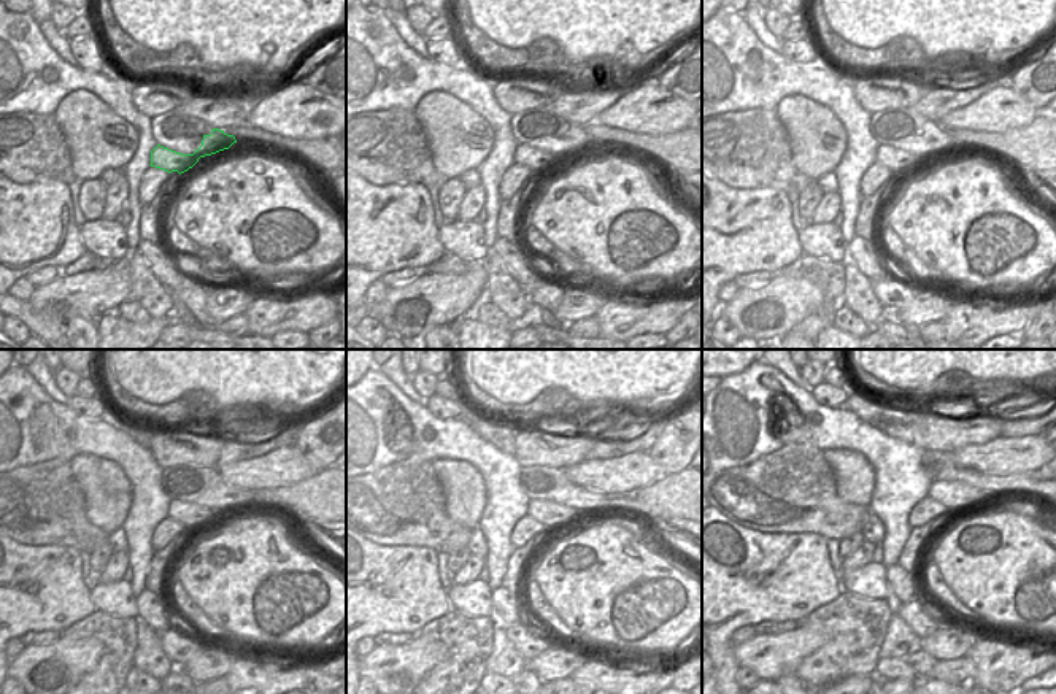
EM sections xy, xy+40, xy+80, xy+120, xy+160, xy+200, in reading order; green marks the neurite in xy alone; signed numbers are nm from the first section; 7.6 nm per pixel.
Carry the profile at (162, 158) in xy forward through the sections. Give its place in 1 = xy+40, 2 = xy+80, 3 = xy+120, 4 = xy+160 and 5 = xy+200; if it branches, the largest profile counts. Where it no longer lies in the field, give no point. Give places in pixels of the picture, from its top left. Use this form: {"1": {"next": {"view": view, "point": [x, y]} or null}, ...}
{"1": {"next": {"view": "xy+40", "point": [577, 142]}}, "2": {"next": {"view": "xy+80", "point": [932, 142]}}, "3": {"next": {"view": "xy+120", "point": [221, 499]}}, "4": {"next": {"view": "xy+160", "point": [545, 512]}}, "5": {"next": {"view": "xy+200", "point": [955, 496]}}}

